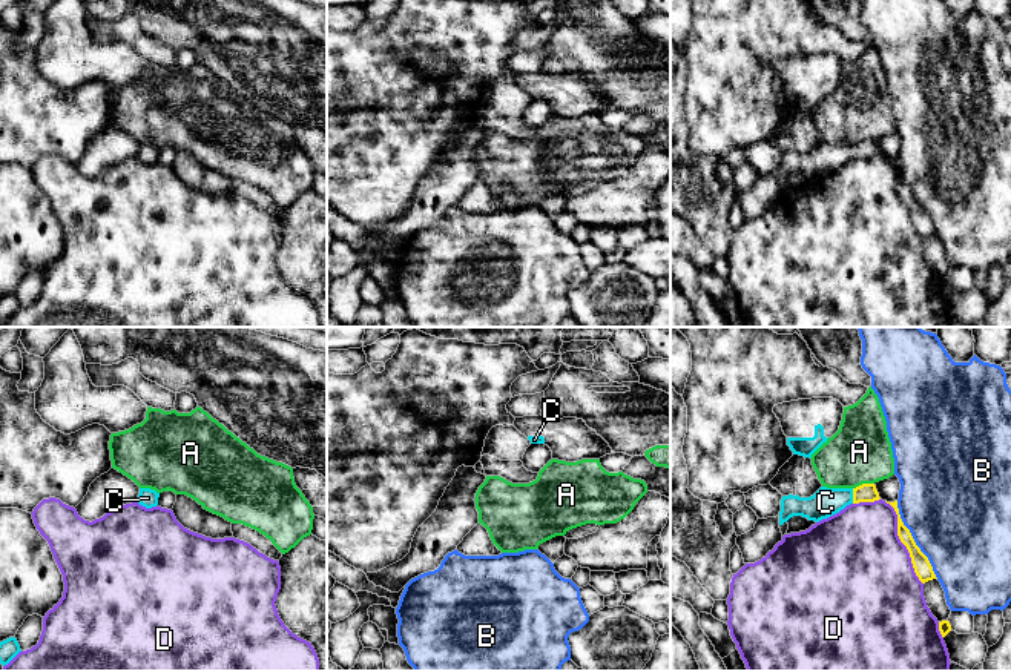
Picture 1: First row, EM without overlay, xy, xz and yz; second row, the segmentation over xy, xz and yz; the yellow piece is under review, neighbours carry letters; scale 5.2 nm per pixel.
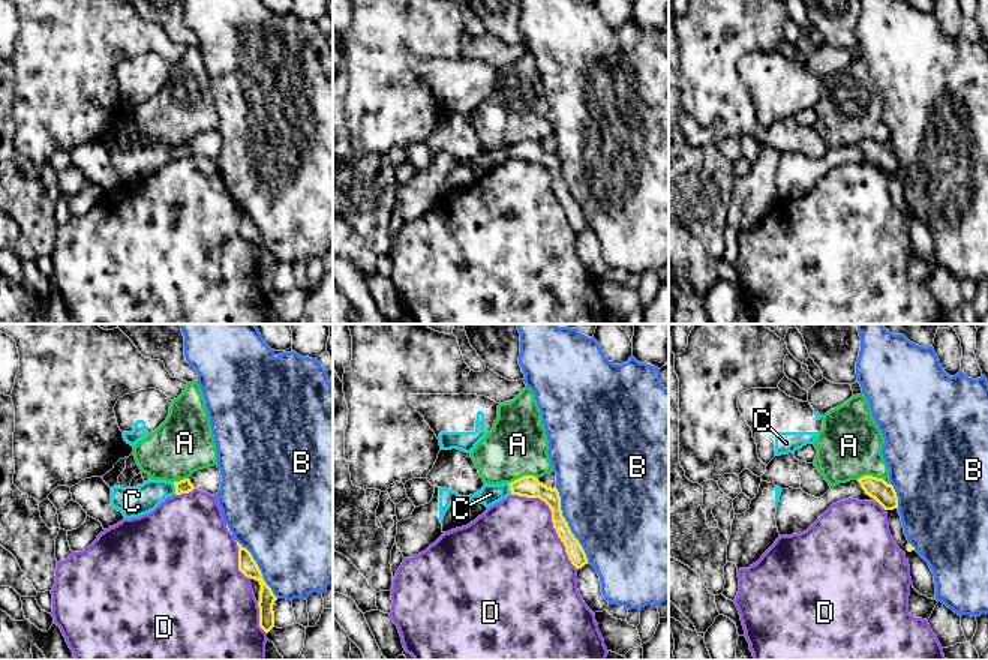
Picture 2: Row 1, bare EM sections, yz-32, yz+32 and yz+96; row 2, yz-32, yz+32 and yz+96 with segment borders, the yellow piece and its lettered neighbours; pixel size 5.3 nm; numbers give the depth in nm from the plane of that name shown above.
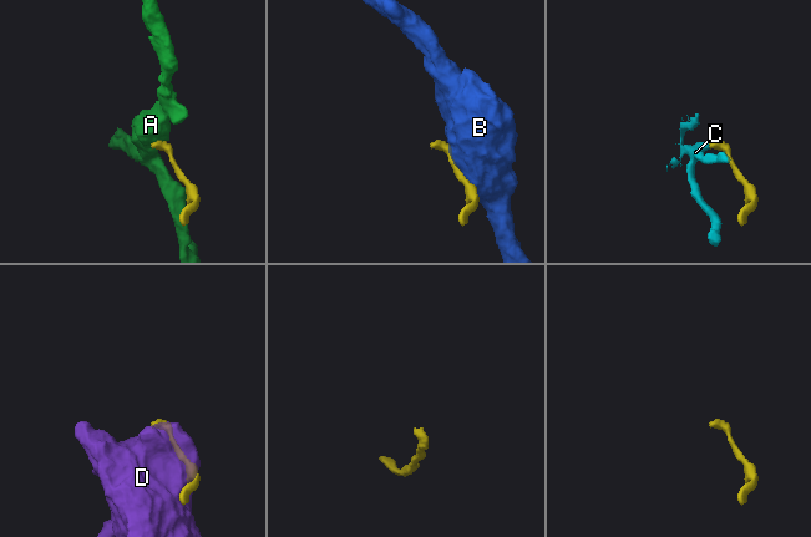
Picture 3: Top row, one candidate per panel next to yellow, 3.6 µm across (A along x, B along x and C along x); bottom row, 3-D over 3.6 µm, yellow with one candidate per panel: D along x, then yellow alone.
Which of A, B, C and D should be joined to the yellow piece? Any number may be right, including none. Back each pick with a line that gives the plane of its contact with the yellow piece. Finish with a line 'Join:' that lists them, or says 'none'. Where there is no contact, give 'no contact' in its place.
C: meets yellow in yz
Join: C

